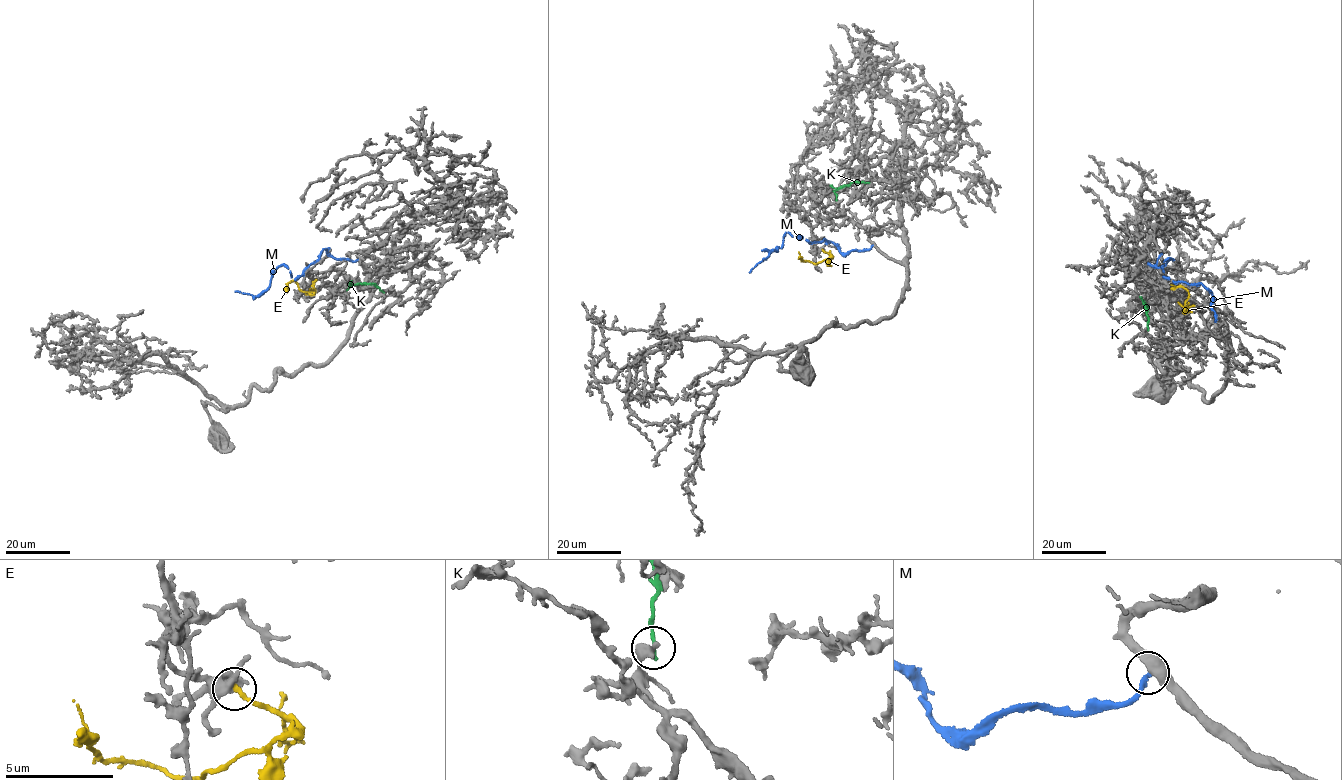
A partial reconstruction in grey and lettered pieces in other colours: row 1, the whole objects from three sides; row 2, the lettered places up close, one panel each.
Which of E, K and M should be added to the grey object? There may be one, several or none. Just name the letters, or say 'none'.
none

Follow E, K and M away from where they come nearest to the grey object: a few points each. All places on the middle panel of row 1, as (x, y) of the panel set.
E: (822, 250), (832, 255), (814, 263), (805, 262), (798, 252)
K: (867, 182), (840, 187), (834, 192), (836, 200)
M: (872, 245), (869, 249), (844, 253), (831, 241), (812, 243), (786, 232), (781, 248), (770, 251), (750, 272)

